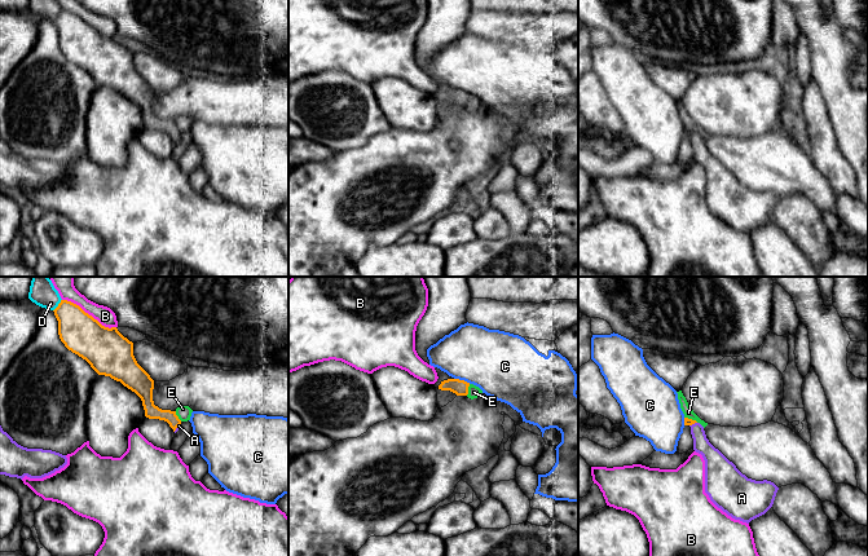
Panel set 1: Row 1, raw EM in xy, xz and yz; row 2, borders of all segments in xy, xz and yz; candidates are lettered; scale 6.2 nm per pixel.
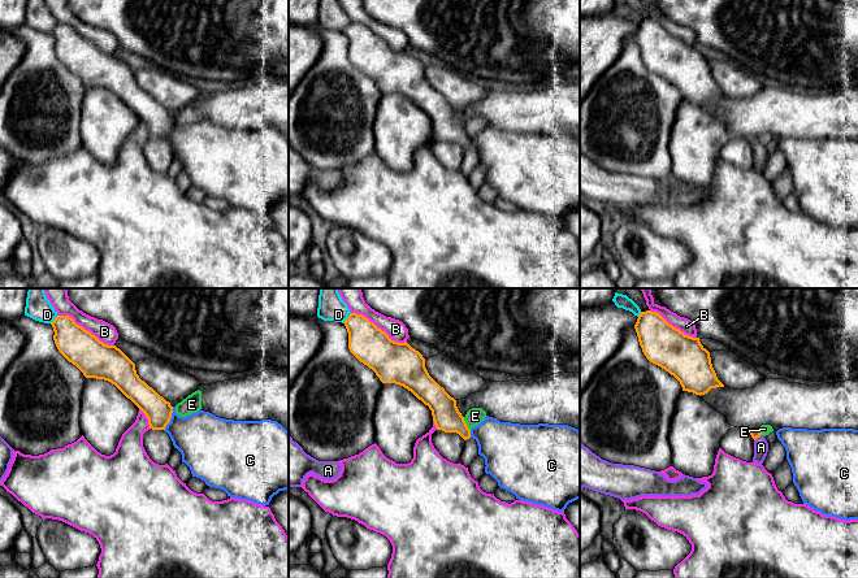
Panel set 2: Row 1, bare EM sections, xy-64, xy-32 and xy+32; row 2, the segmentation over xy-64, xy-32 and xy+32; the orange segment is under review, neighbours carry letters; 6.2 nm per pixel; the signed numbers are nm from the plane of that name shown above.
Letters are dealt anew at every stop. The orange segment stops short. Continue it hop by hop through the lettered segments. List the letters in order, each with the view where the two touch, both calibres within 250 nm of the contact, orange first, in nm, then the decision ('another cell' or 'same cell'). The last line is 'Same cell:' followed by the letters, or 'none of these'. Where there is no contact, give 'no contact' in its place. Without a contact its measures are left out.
A: yz | 50/110 nm | same cell
B: xy | 280/110 nm | another cell
C: xz | 100/380 nm | another cell
D: xy | 240/130 nm | another cell
E: xz | 100/80 nm | another cell
Same cell: A

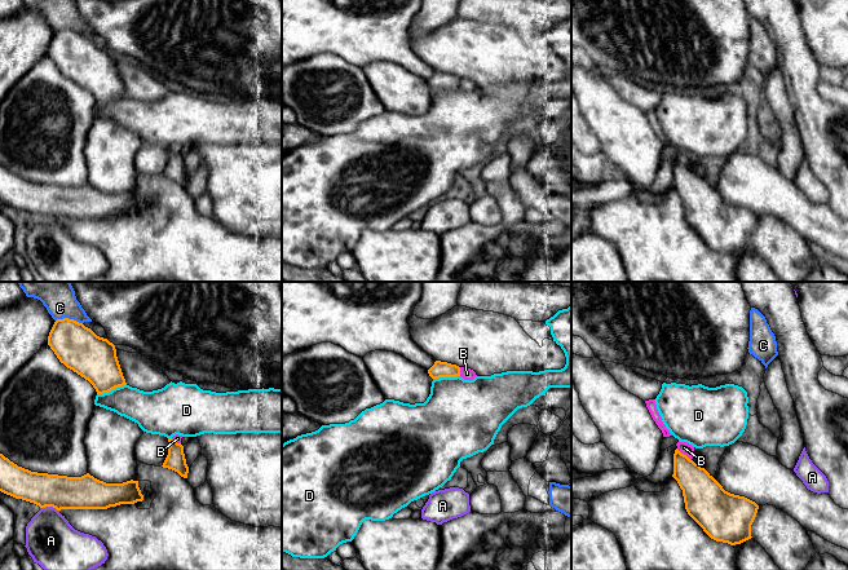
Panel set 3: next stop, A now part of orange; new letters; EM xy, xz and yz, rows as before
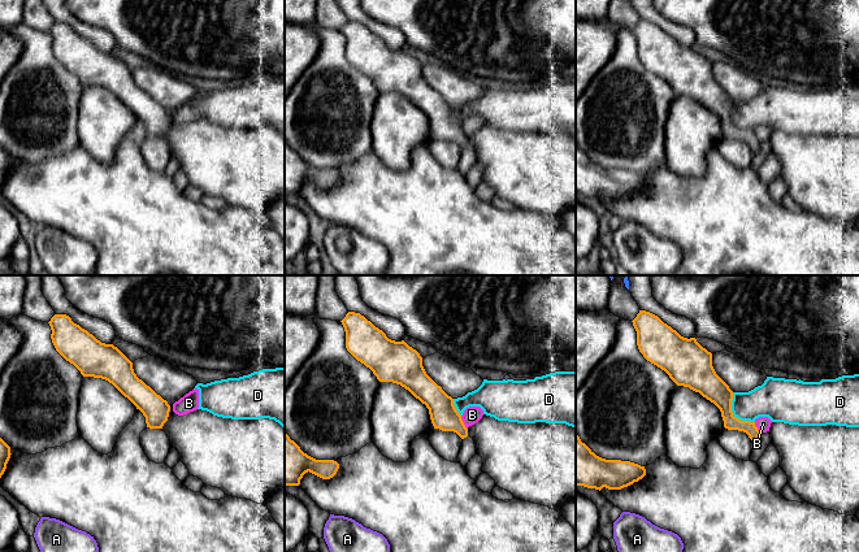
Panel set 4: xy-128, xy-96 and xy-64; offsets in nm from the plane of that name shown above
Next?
A: xy | 200/320 nm | another cell
B: yz | 220/70 nm | another cell
C: xy | 280/180 nm | another cell
D: xy | 280/220 nm | another cell
Same cell: none of these

